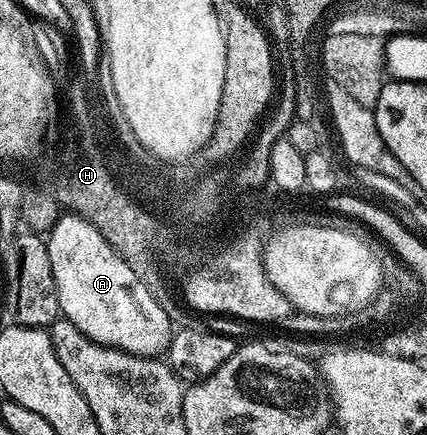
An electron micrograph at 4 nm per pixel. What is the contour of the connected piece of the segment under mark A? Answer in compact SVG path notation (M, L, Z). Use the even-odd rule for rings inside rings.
M74 213L61 219L60 225L51 229L46 237L61 314L70 323L74 323L78 331L99 345L110 345L113 349L123 349L125 353L136 353L140 357L163 354L172 339L174 324L168 318L167 311L156 302L155 295L144 286L143 279L112 250L113 242L108 242L103 236L105 234L96 229L87 218Z

